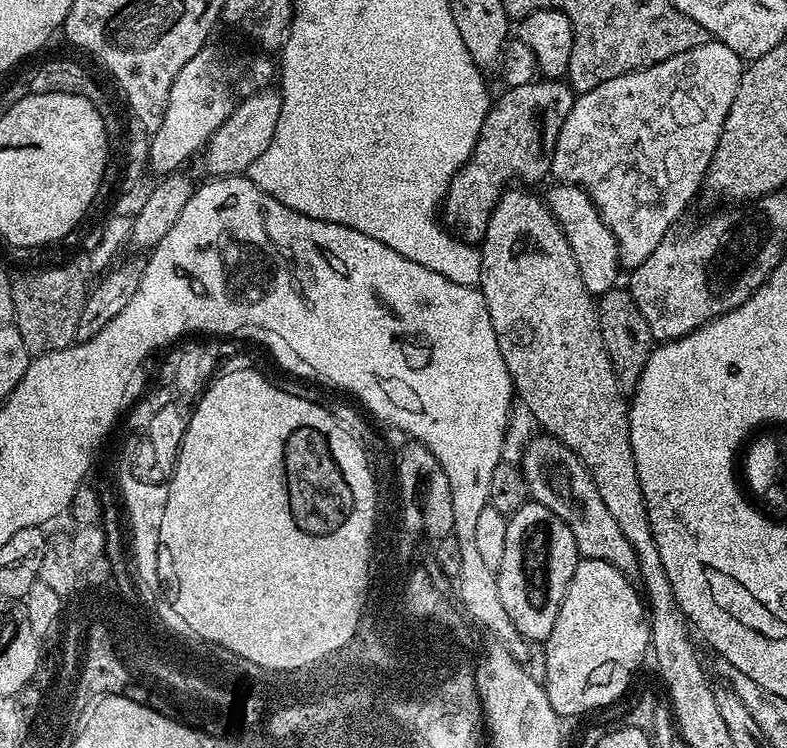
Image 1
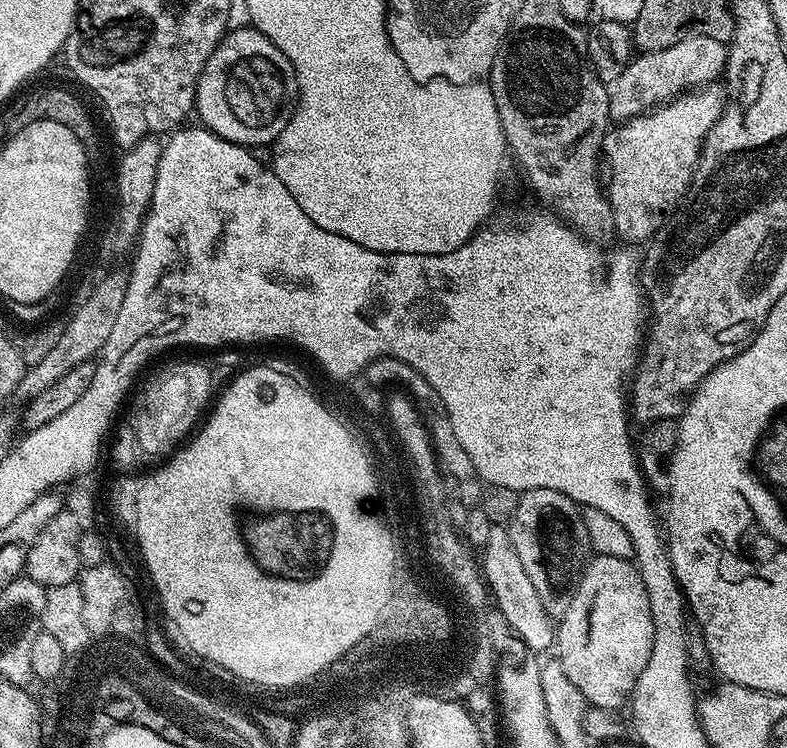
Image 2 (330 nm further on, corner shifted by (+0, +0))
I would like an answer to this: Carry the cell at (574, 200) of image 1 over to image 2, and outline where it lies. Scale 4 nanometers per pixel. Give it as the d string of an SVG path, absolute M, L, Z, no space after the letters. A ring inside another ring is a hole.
M719 83L705 84L703 88L693 88L689 91L680 93L679 96L673 96L670 100L665 100L663 104L657 104L650 112L643 112L641 116L635 116L629 120L617 123L615 126L609 127L608 131L604 134L604 147L602 149L603 159L608 159L608 168L612 173L609 174L608 180L606 176L606 195L610 206L612 207L612 217L614 218L614 232L618 237L621 236L621 241L632 242L628 240L641 240L647 242L656 235L659 228L664 227L664 221L672 215L672 212L679 204L680 199L686 194L686 190L692 181L692 175L696 169L696 163L700 157L700 148L704 144L704 140L708 137L708 132L714 126L714 122L718 122L718 118L724 109L724 101L726 99L726 92Z

